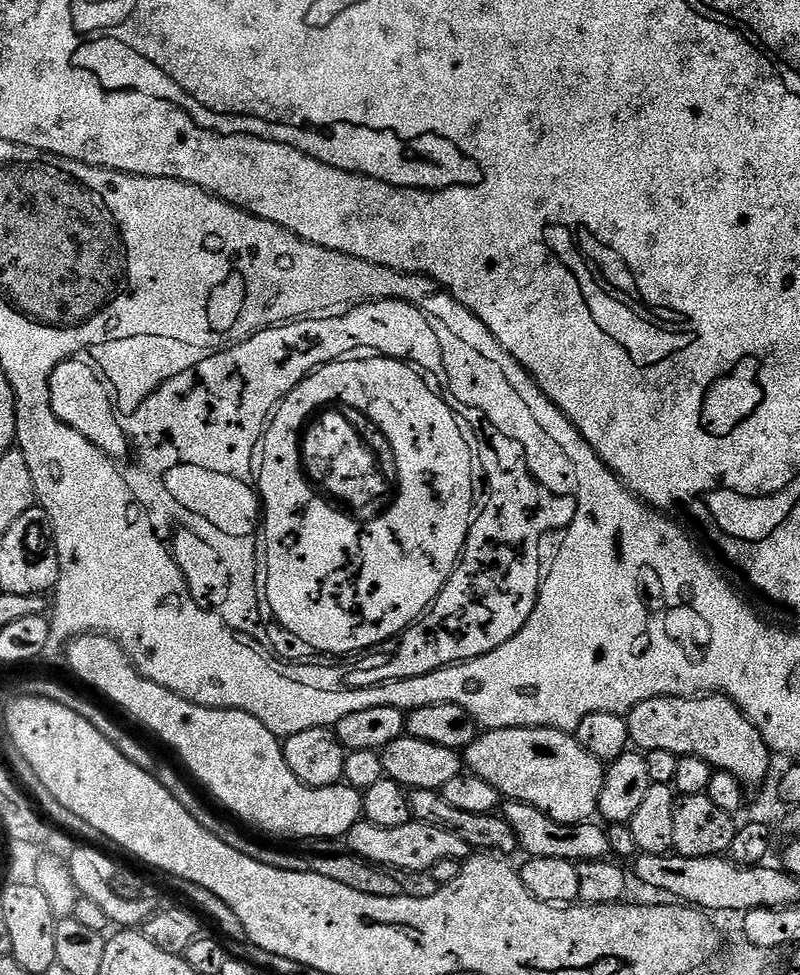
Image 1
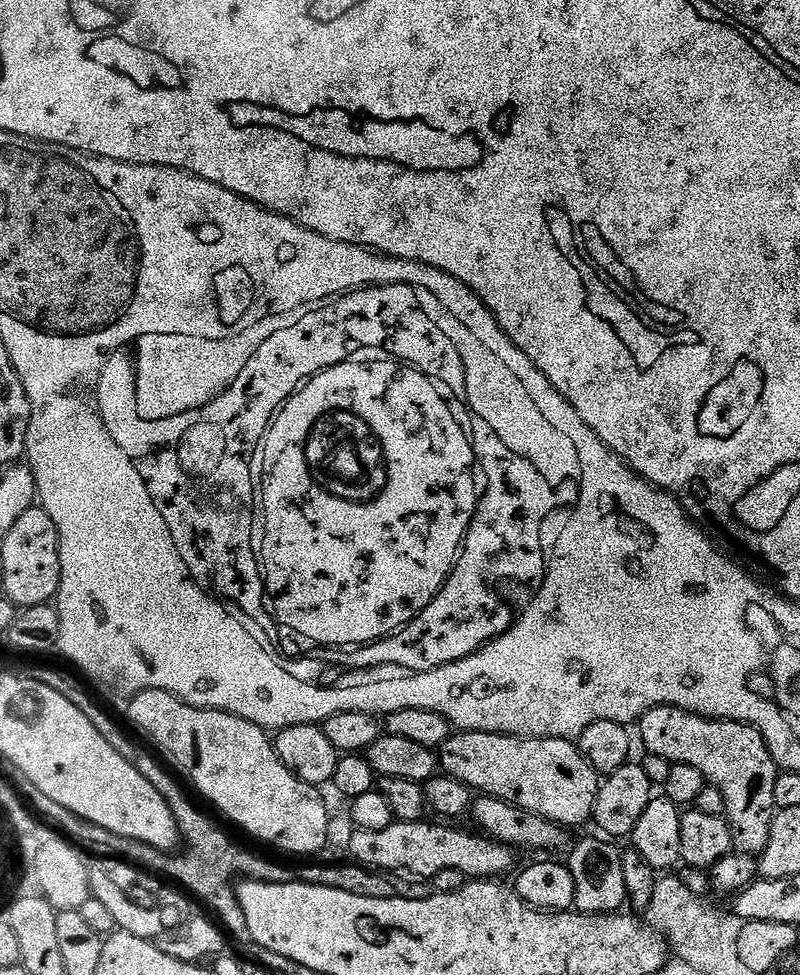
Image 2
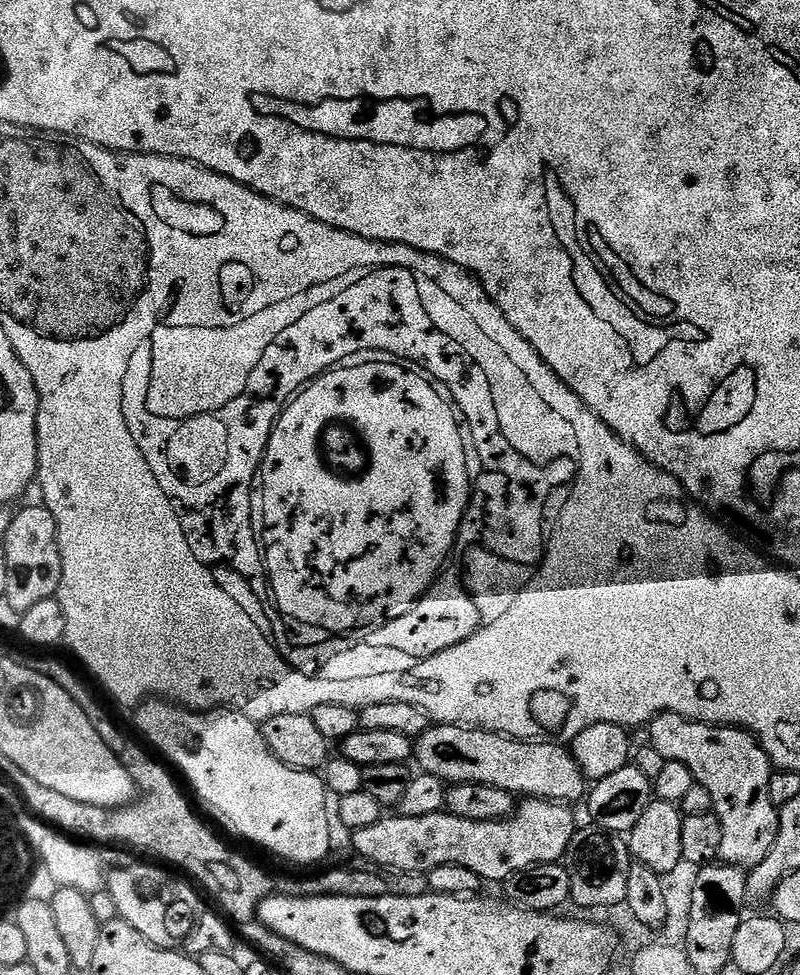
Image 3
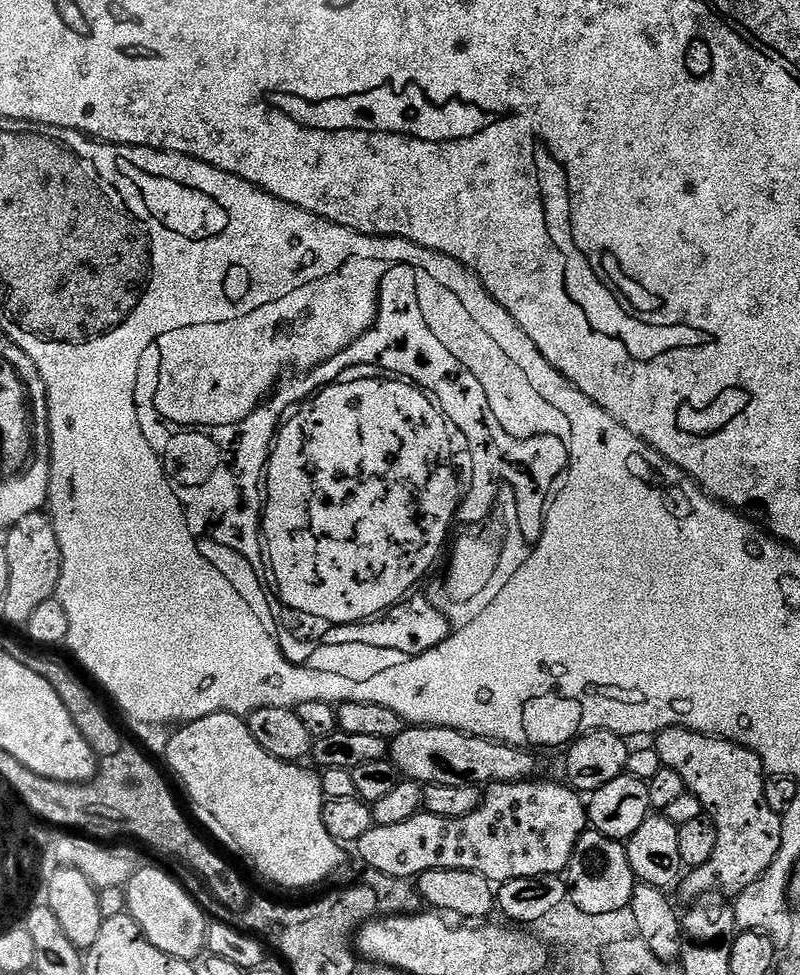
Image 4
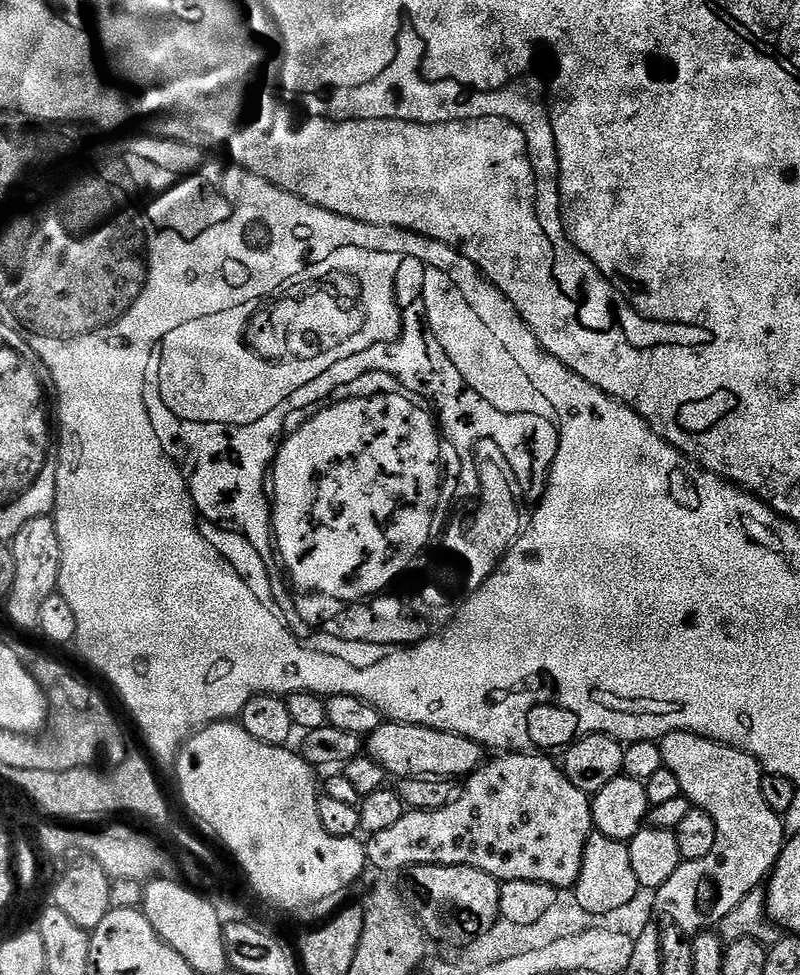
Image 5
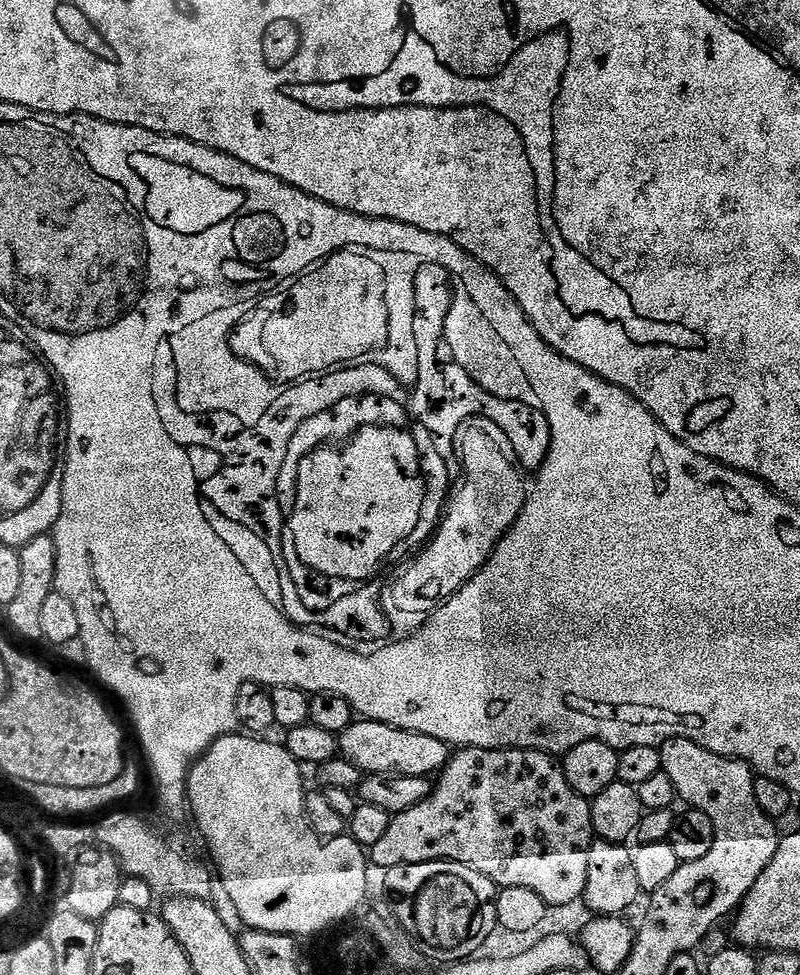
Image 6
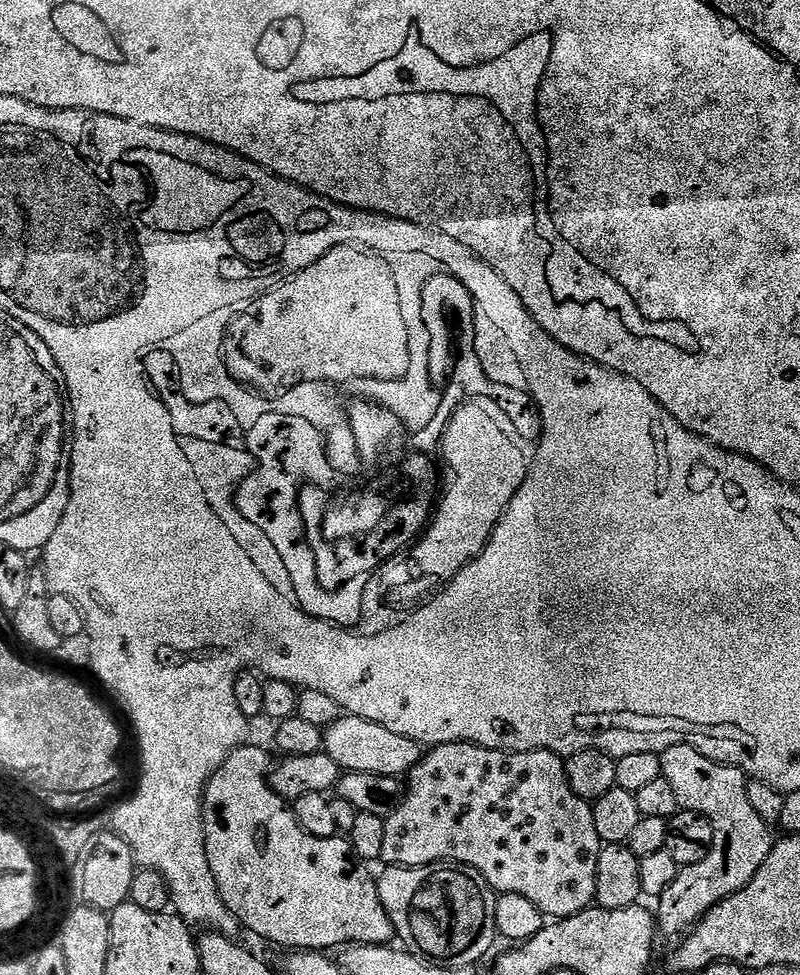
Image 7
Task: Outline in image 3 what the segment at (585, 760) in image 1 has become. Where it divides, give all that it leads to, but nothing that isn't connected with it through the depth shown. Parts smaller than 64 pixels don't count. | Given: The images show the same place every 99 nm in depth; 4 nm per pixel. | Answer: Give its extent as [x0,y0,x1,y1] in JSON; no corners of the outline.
[414,724,586,802]

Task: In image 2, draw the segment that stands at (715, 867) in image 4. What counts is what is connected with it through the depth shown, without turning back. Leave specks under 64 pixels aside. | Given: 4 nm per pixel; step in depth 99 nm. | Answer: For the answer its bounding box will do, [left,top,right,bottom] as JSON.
[638,704,778,854]

